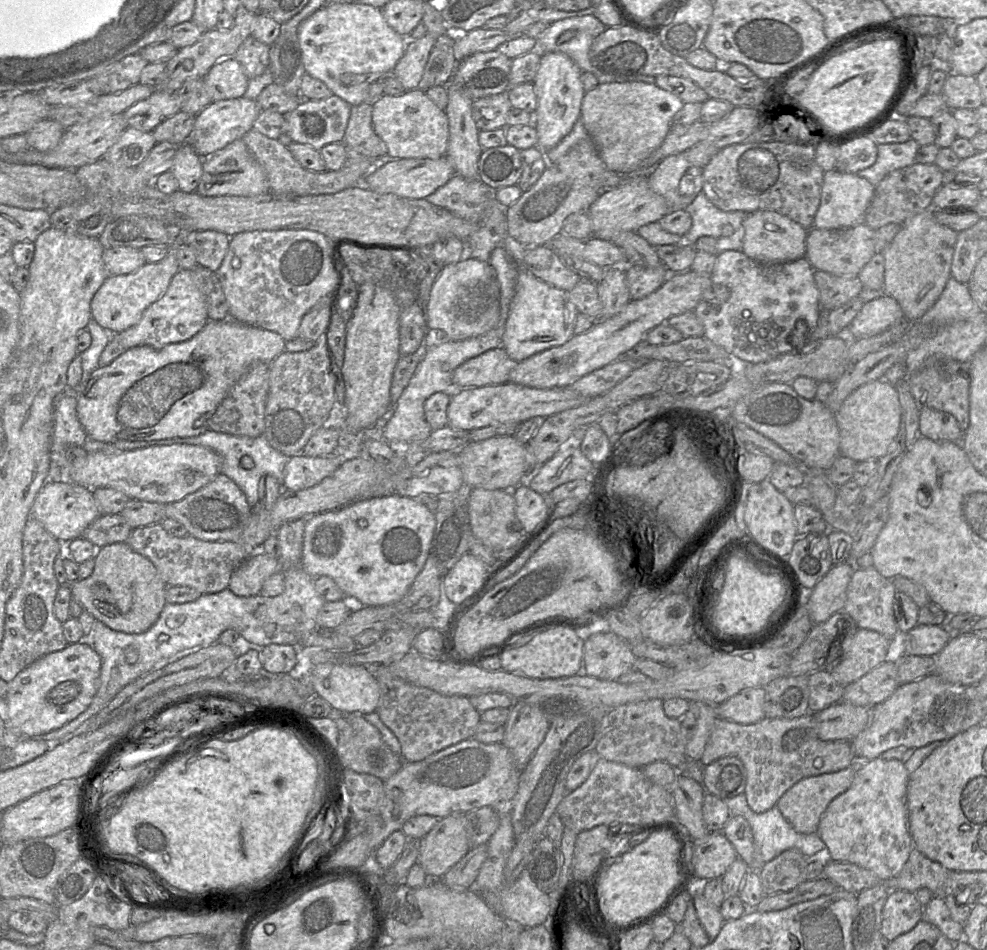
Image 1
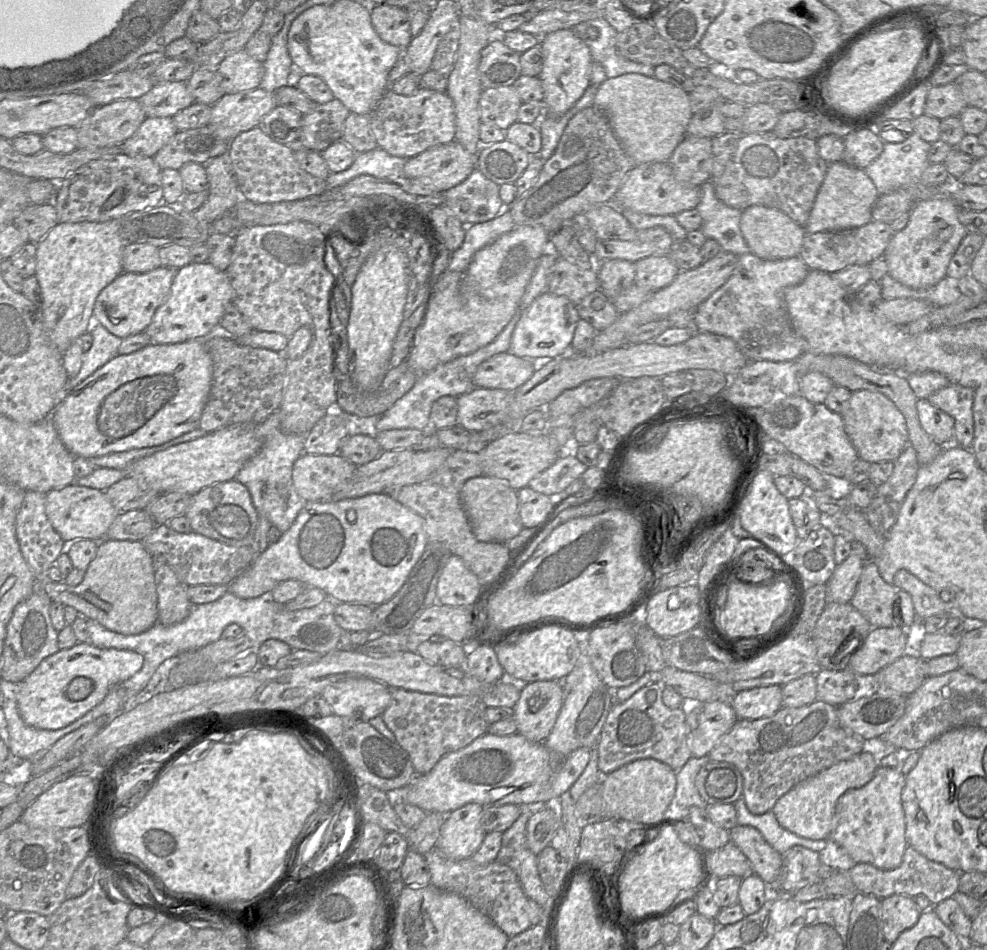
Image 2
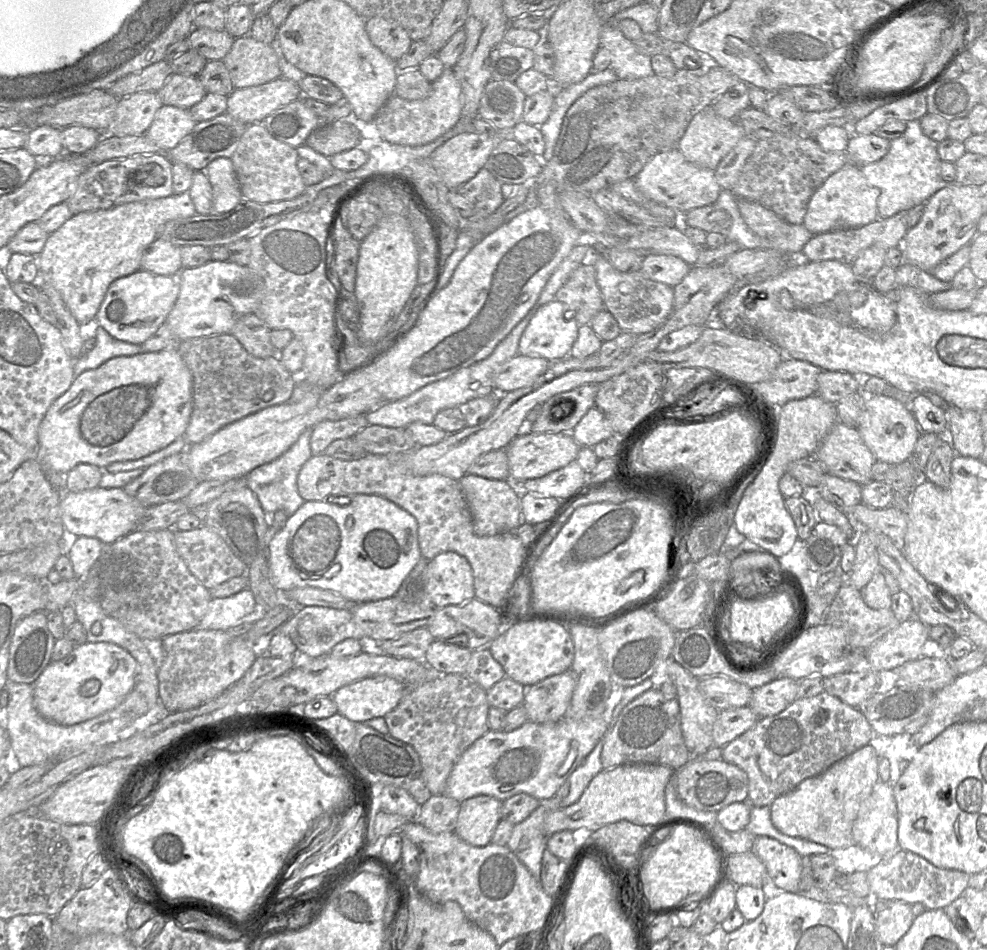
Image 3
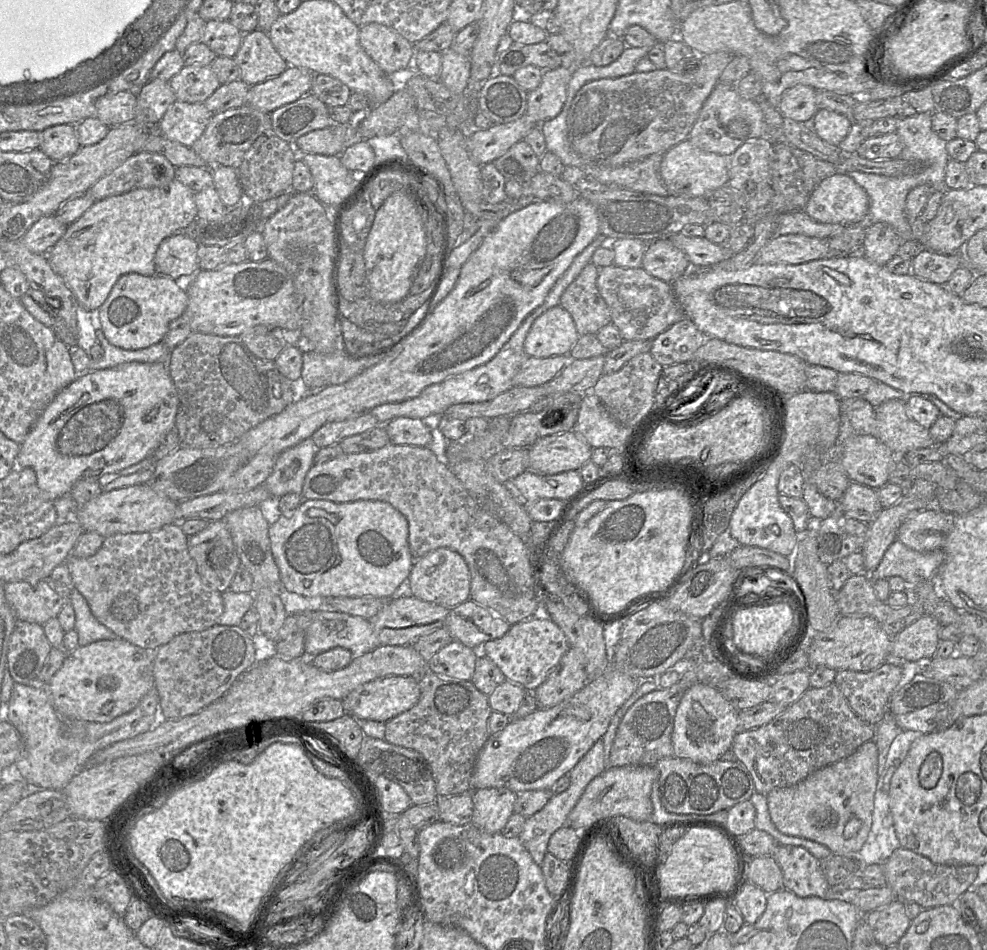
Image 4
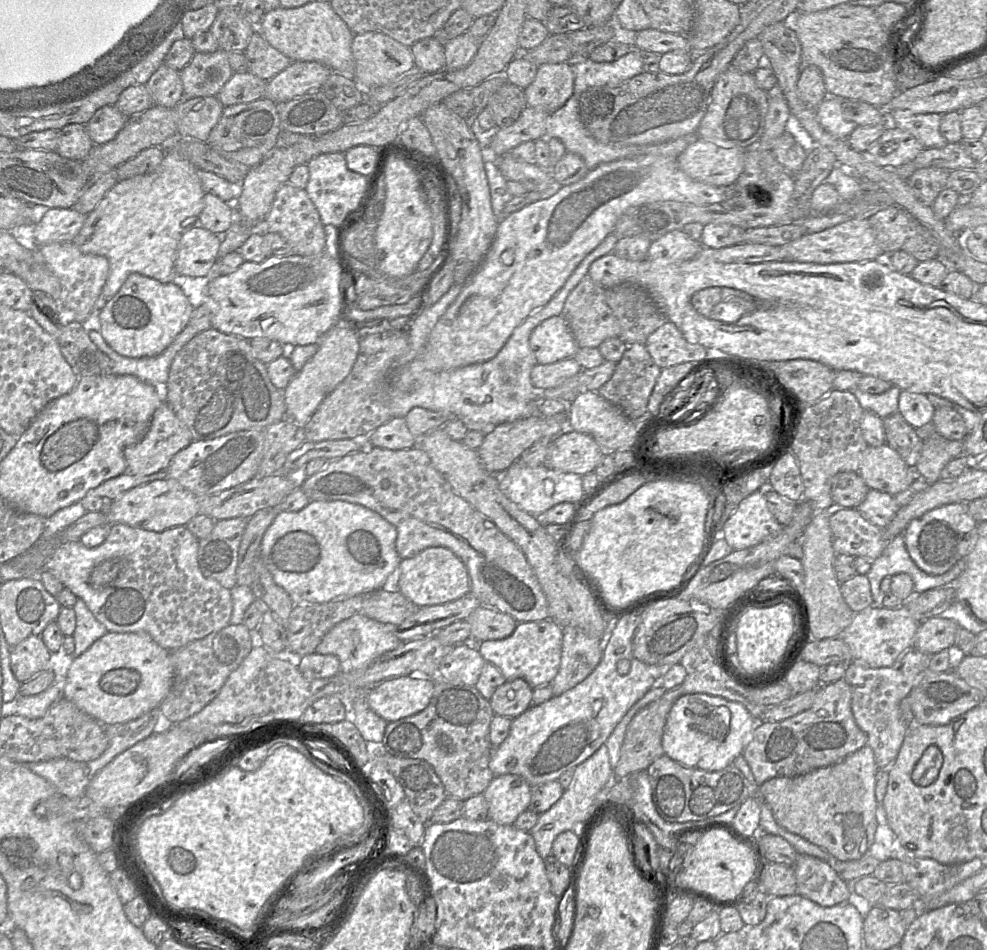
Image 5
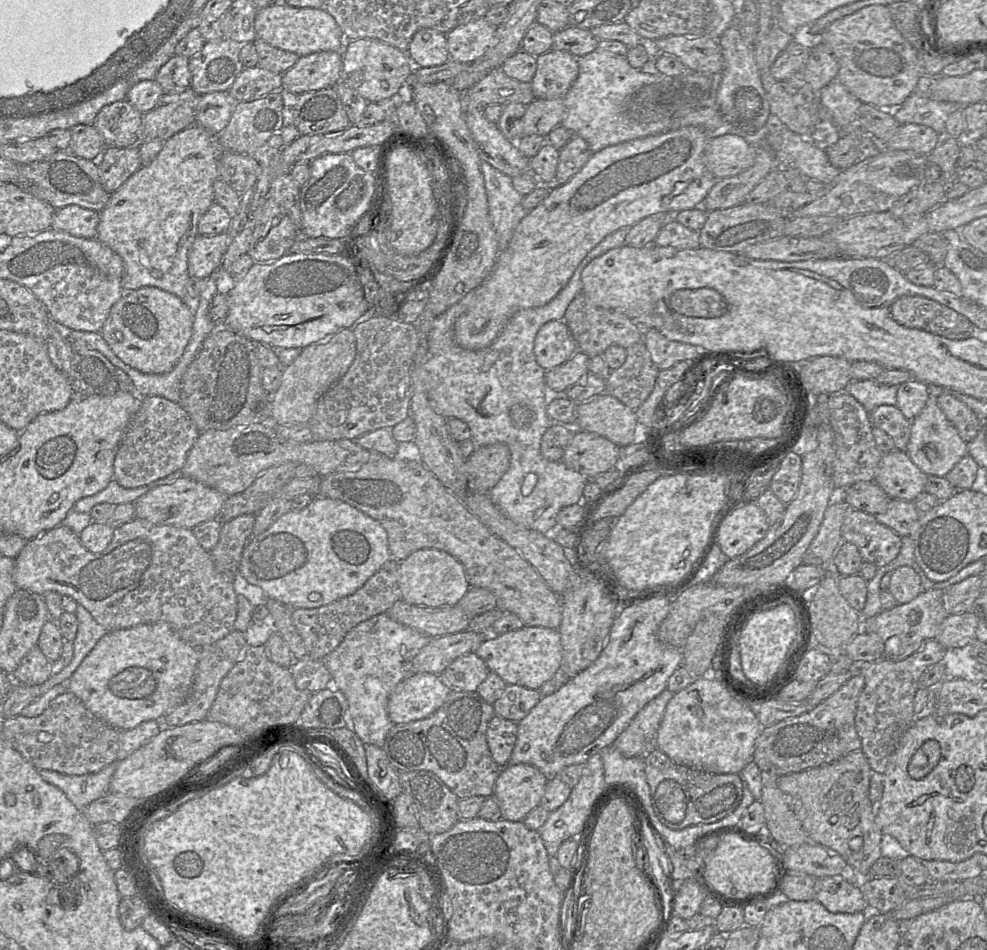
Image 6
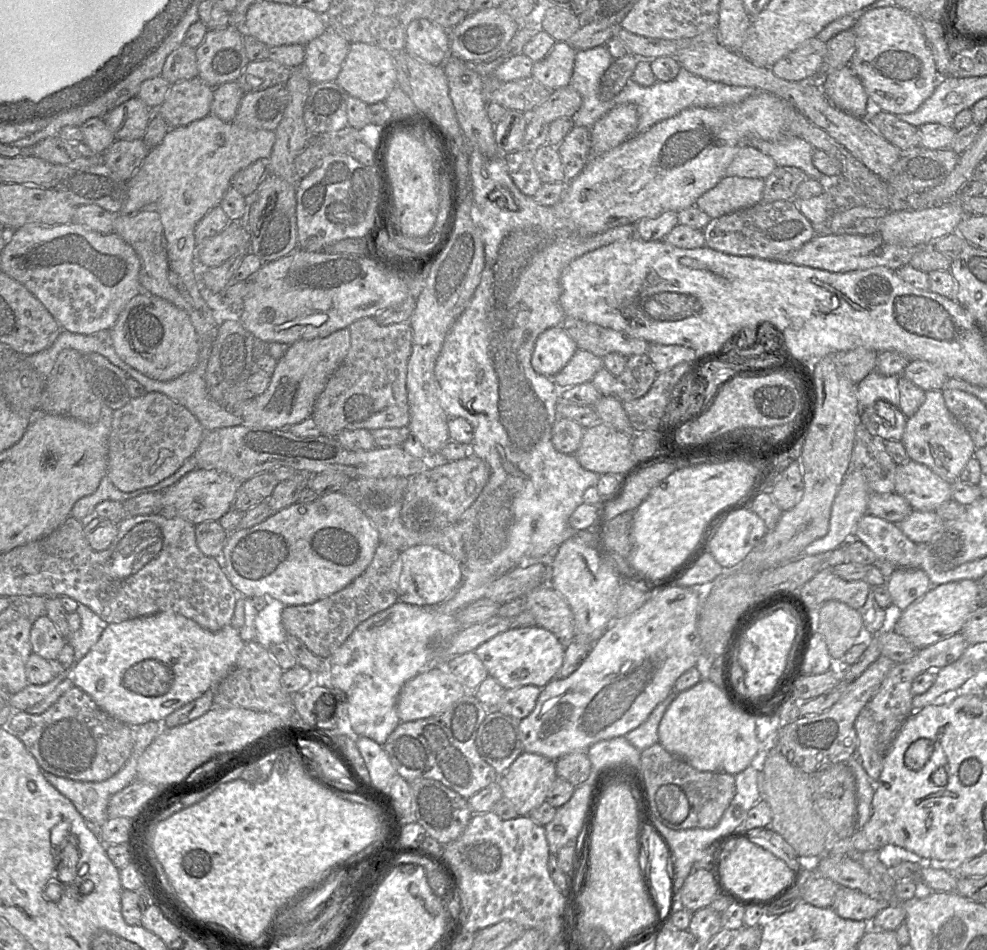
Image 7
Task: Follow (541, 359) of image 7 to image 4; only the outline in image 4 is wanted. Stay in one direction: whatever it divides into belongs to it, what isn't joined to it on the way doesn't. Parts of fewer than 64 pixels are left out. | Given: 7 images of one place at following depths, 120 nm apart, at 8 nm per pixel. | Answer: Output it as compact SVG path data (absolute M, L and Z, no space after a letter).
M560 305L540 315L524 341L528 357L549 358L568 355L579 334L571 315Z

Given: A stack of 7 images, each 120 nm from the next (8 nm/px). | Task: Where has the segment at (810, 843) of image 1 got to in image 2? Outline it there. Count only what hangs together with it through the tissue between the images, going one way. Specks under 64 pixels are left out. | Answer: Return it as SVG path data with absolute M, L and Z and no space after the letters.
M743 796L733 805L736 809L738 825L757 829L765 841L781 855L794 846L802 846L818 853L827 846L827 840L802 838L784 829L778 823L772 810L762 815L753 815L748 810Z

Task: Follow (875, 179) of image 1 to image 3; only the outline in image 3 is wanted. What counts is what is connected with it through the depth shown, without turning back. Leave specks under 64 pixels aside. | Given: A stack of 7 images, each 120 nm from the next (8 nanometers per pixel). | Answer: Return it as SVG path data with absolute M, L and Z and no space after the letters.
M920 120L908 121L903 135L891 140L889 152L882 159L860 167L868 183L880 191L877 201L878 218L889 218L900 211L924 204L937 191L948 186L940 176L942 160L937 146L938 142L922 132Z

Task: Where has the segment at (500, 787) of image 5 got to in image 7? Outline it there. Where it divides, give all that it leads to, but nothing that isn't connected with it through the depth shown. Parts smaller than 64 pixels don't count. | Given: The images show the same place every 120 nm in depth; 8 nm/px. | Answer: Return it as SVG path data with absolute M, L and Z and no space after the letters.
M523 751L499 777L503 797L515 807L519 816L529 815L547 800L558 777L556 760Z

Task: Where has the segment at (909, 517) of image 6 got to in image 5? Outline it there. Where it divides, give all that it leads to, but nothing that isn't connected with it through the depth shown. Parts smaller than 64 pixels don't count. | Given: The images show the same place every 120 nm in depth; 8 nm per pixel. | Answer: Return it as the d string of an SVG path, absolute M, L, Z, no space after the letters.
M870 489L863 502L856 509L870 523L885 528L900 507L893 495Z

